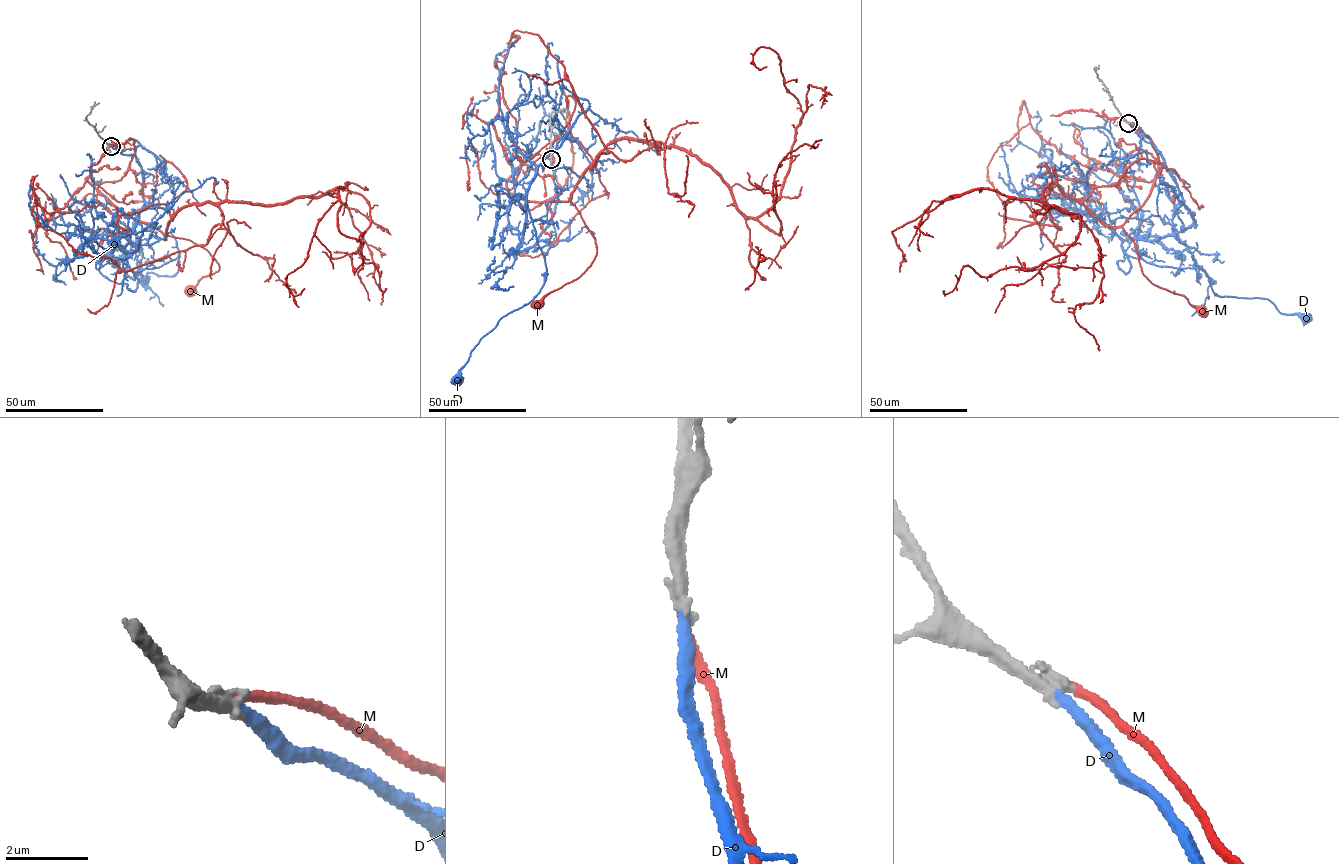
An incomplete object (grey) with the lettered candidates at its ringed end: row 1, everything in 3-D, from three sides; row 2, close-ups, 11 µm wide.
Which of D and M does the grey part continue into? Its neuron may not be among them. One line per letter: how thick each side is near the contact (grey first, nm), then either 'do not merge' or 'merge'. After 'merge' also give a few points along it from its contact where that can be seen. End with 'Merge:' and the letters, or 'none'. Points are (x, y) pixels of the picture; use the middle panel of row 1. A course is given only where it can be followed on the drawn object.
D: calibres 360 and 240 nm; merge; course (550, 159), (555, 211), (535, 243), (516, 248), (526, 193), (544, 259), (544, 285), (481, 339), (456, 379)
M: calibres 340 and 200 nm; do not merge
Merge: D

